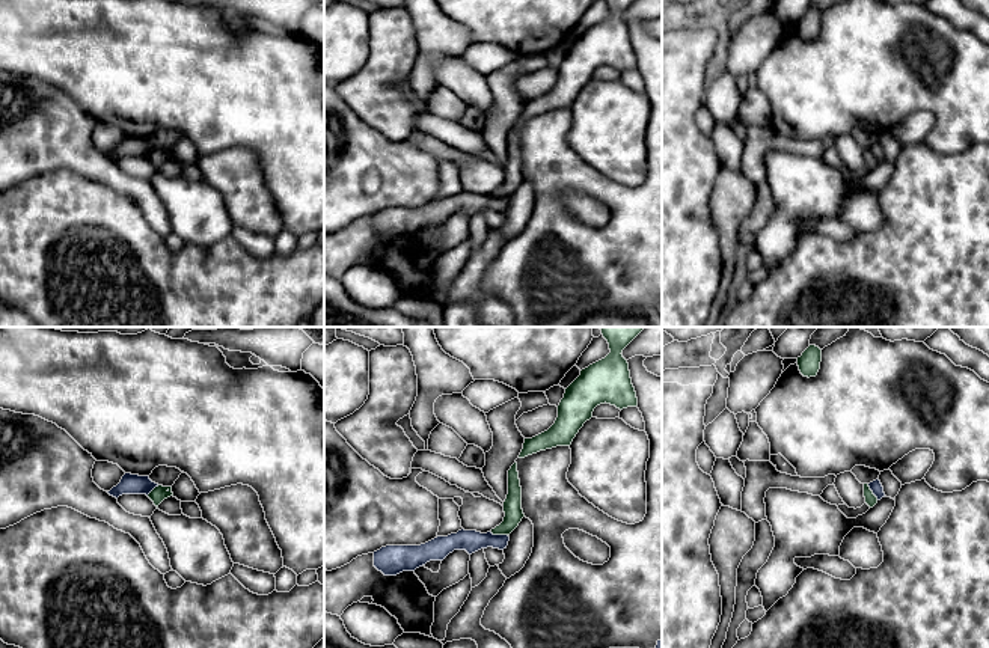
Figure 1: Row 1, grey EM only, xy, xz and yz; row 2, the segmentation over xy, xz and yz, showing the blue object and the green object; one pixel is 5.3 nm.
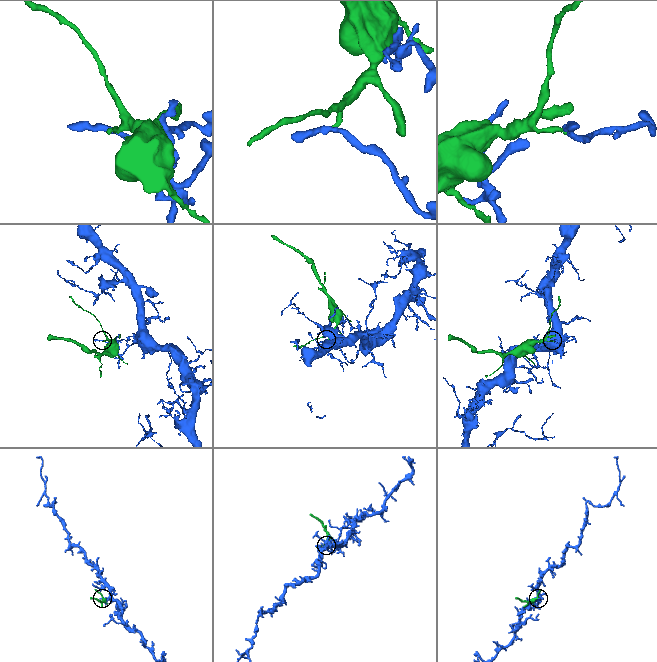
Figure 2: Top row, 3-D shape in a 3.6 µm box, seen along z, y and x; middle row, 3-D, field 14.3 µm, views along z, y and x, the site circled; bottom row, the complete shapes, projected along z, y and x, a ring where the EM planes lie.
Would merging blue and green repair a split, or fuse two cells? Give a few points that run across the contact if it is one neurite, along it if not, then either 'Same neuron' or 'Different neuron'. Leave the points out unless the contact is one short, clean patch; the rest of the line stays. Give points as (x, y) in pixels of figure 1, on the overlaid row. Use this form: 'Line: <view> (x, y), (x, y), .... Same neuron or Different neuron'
Different neuron

